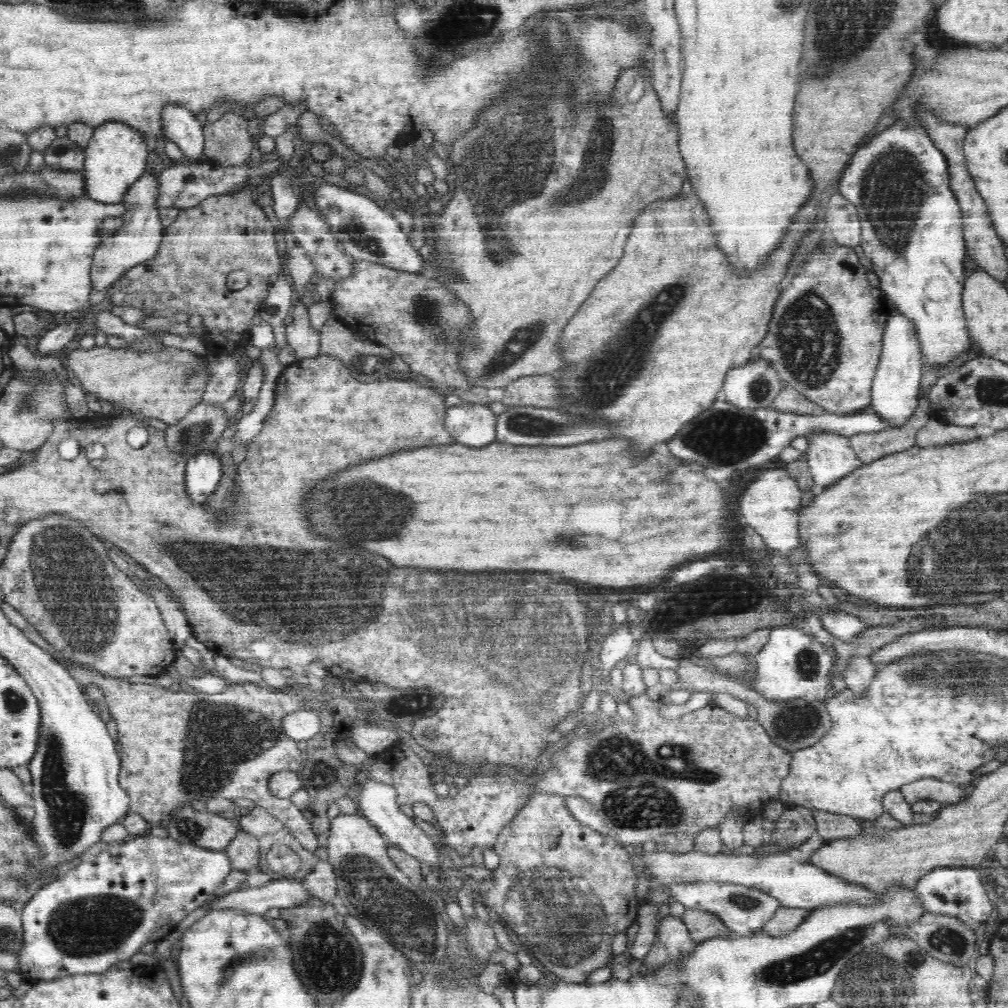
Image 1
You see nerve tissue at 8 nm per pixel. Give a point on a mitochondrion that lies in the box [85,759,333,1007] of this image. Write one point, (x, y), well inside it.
(258, 954)

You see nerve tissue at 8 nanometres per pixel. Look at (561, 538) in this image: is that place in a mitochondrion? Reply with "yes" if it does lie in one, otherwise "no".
yes

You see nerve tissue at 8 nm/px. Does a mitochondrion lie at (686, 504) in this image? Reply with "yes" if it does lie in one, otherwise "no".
no

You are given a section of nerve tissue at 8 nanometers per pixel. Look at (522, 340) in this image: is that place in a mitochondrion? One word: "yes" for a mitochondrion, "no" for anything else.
yes

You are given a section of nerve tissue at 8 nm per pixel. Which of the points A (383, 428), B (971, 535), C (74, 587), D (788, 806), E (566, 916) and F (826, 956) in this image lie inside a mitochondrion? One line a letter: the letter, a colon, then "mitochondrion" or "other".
A: other
B: mitochondrion
C: mitochondrion
D: other
E: mitochondrion
F: mitochondrion

